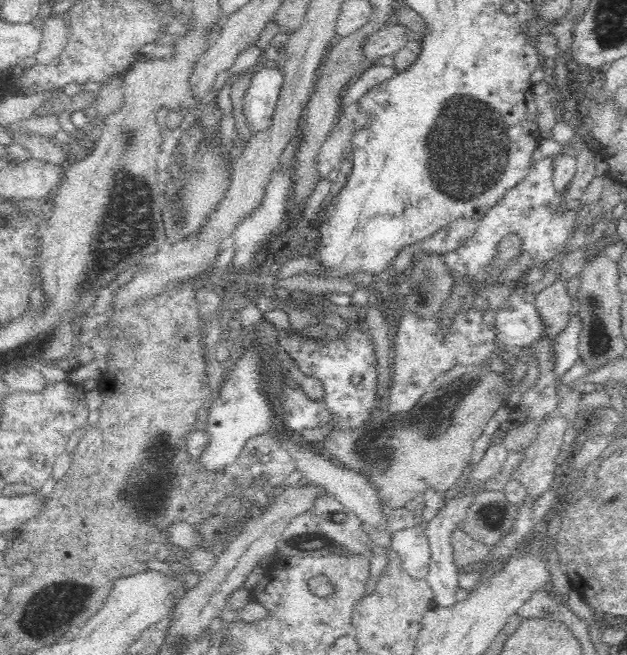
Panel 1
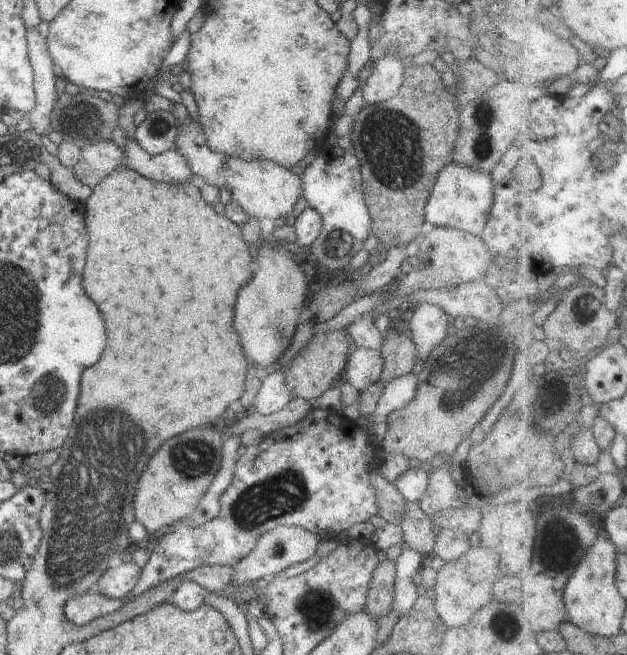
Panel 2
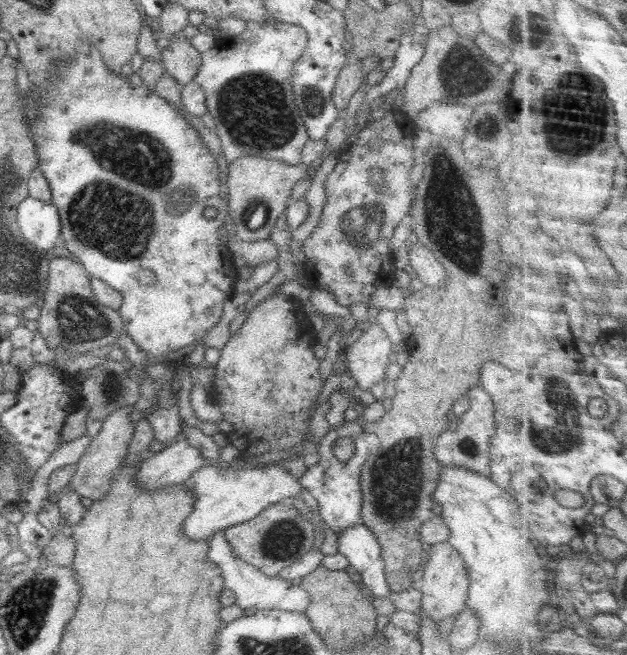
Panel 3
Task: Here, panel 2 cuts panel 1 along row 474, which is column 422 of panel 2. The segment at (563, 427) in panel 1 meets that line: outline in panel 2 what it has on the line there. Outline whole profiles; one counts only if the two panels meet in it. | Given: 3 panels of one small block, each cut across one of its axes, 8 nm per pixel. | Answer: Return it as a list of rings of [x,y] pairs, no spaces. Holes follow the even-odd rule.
[[[406,501],[405,506],[407,509],[403,514],[403,519],[400,524],[403,532],[403,542],[423,556],[434,554],[436,533],[432,530],[432,521],[422,512],[418,503]]]

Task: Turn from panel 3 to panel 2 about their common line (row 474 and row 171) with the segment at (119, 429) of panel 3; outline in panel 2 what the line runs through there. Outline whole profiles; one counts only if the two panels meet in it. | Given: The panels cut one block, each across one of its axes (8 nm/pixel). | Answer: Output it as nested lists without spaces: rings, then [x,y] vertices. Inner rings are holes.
[[[110,140],[96,141],[81,149],[81,159],[72,170],[76,180],[92,188],[113,170],[124,165],[123,152]]]

